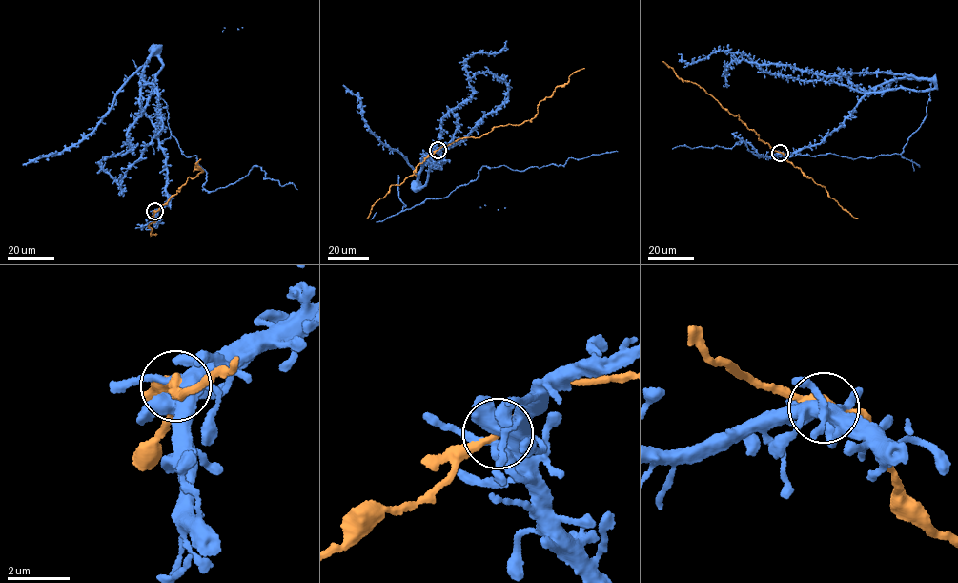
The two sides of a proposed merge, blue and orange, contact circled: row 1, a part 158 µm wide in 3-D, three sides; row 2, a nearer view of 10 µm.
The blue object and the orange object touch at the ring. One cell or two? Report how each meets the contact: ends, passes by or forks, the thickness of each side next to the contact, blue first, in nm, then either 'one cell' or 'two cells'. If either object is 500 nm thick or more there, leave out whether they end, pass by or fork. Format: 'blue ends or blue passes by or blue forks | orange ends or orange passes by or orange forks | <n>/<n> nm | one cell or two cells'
blue forks | orange passes by | 440/240 nm | one cell

